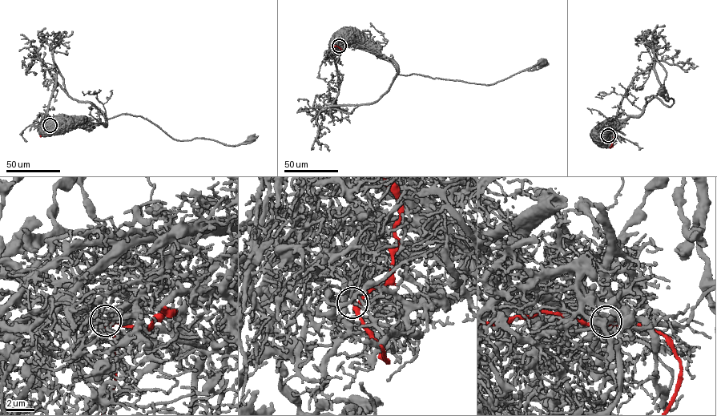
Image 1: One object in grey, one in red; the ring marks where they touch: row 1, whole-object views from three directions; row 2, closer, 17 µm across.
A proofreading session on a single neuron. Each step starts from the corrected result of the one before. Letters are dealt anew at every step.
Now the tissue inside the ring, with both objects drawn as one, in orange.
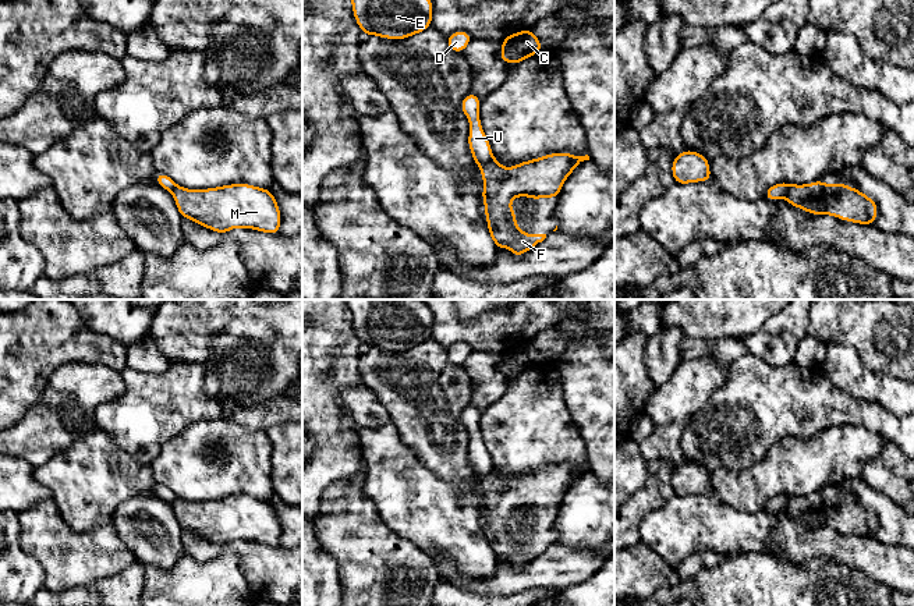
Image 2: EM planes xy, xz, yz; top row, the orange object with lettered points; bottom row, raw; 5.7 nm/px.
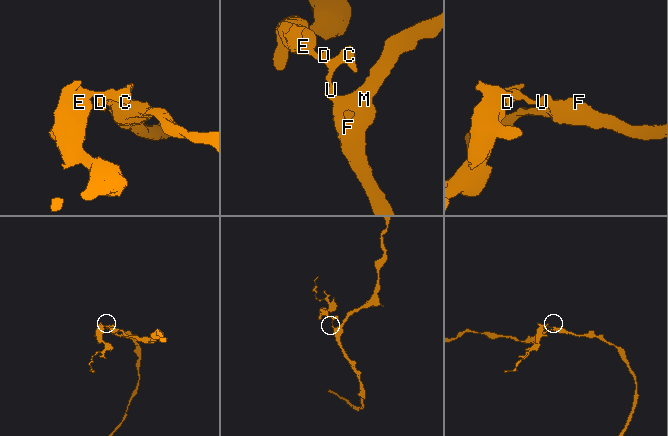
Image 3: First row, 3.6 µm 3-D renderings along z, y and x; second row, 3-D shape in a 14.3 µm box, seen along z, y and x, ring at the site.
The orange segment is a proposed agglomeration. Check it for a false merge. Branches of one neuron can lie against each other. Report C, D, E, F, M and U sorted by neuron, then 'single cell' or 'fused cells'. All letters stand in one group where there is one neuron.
C D E U / F M | fused cells

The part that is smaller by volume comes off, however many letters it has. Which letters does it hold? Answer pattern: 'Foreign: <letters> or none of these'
Foreign: C, D, E, U

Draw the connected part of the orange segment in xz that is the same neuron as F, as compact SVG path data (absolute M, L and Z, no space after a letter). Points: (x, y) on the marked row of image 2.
M560 152L521 162L514 167L502 167L493 157L481 169L488 230L497 249L509 248L520 258L546 238L546 234L525 234L518 228L516 212L509 202L517 196L535 201L557 198L567 177L584 160L589 160L589 156Z

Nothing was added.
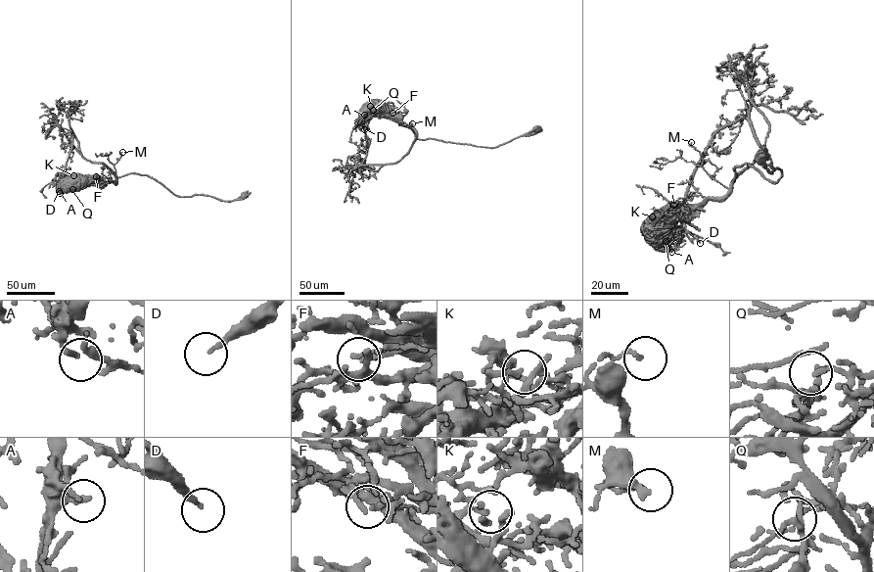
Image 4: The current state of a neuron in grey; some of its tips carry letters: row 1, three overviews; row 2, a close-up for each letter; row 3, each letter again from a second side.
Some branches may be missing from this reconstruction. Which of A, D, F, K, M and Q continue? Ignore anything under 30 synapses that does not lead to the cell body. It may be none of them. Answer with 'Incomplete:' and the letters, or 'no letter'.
Incomplete: A, D

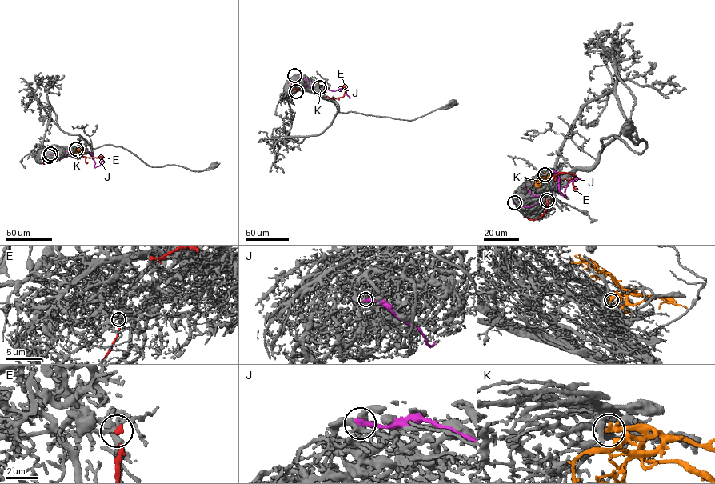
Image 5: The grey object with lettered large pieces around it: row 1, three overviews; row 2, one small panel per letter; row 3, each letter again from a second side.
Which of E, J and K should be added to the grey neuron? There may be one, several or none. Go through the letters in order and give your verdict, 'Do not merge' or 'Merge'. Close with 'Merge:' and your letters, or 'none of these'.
E: Do not merge
J: Do not merge
K: Merge
Merge: K

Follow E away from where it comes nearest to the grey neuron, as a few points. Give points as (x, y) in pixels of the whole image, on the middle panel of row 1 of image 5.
E: (296, 91), (288, 78), (329, 98), (342, 98), (345, 90), (343, 86), (345, 86)

